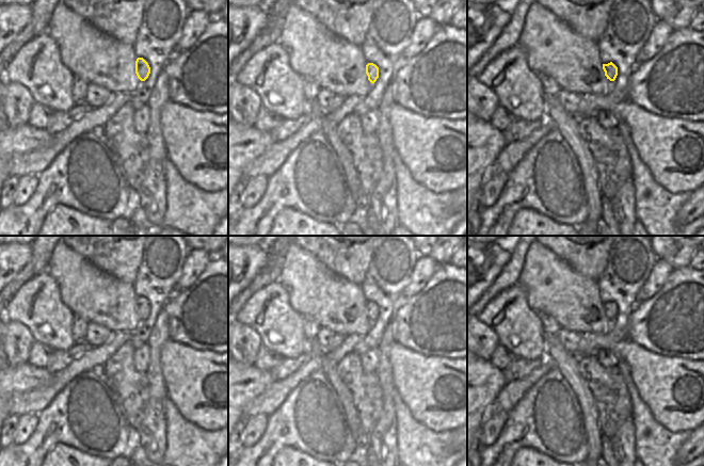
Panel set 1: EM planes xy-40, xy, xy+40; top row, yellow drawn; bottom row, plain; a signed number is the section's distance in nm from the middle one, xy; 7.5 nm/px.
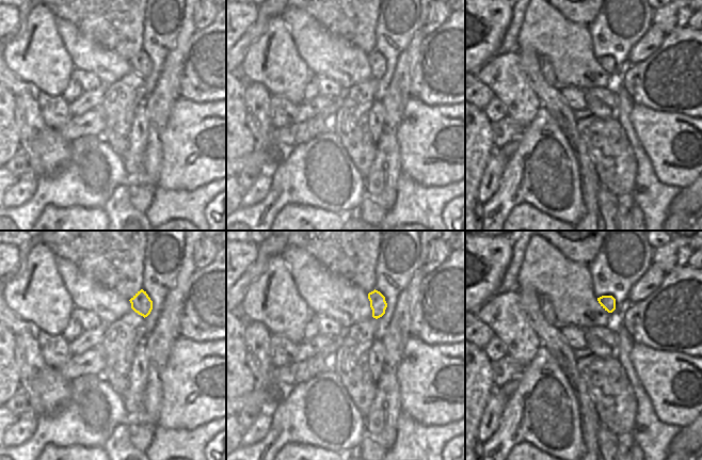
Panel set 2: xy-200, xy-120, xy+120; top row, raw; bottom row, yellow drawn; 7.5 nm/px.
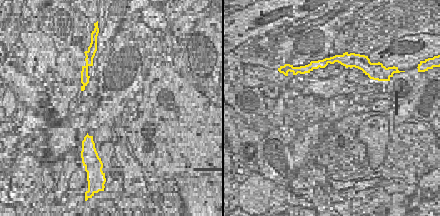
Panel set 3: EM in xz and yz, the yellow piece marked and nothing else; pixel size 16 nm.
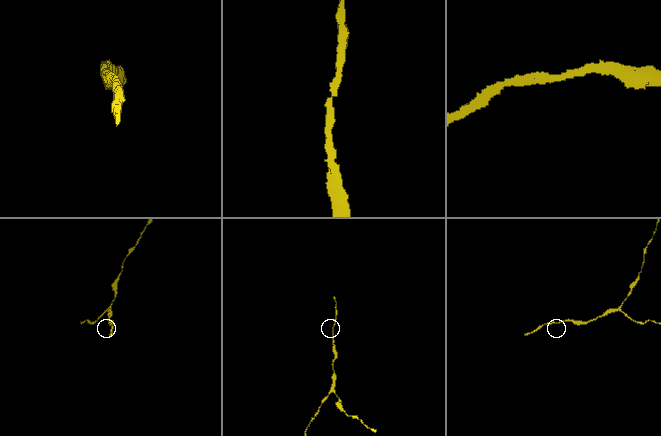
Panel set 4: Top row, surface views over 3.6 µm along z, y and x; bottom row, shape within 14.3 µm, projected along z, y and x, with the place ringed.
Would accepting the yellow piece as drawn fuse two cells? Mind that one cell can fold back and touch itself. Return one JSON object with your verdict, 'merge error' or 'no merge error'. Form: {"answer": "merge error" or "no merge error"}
{"answer": "no merge error"}

